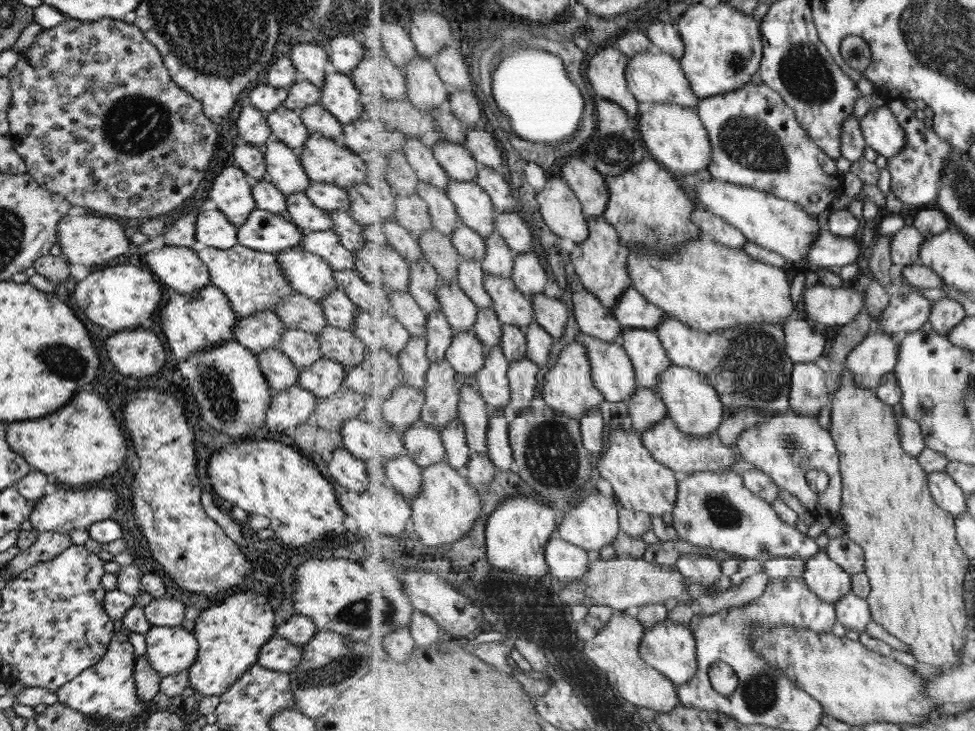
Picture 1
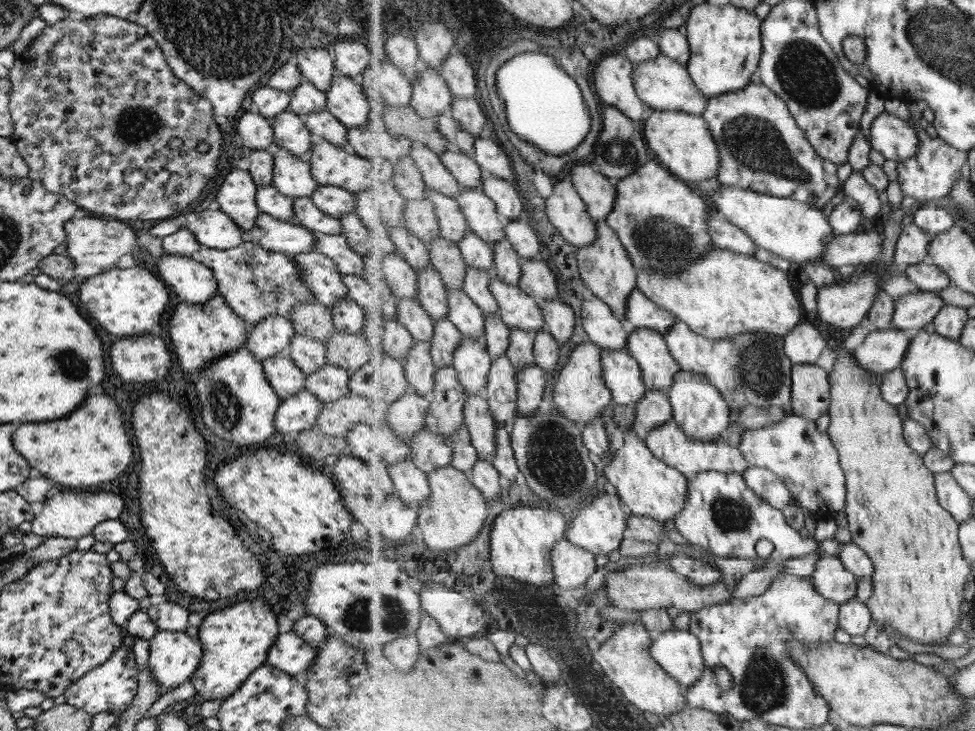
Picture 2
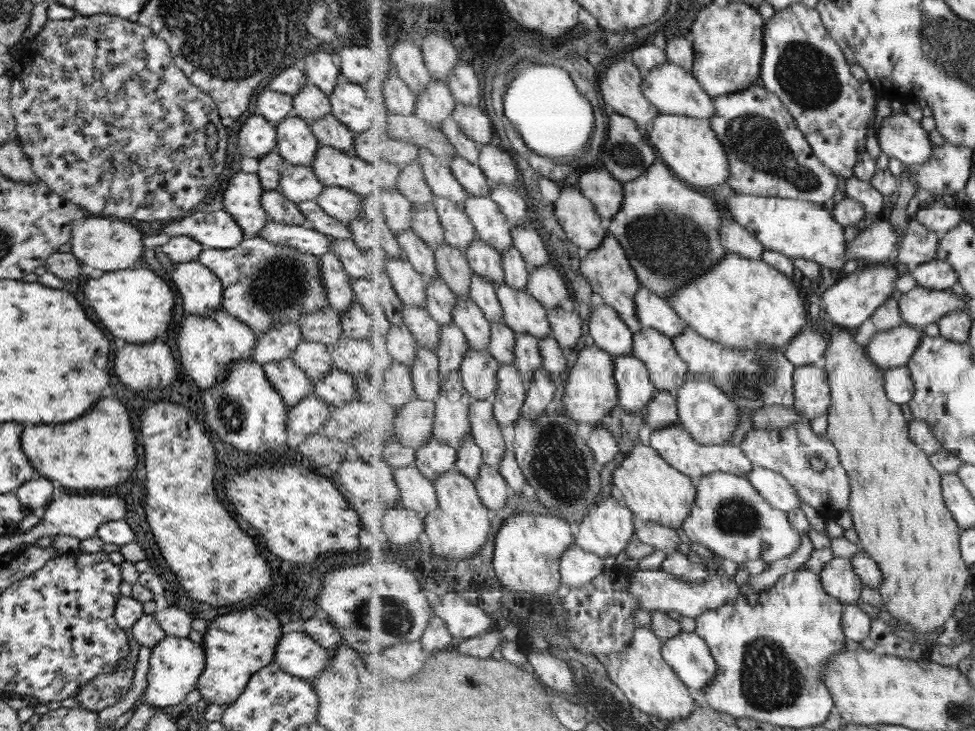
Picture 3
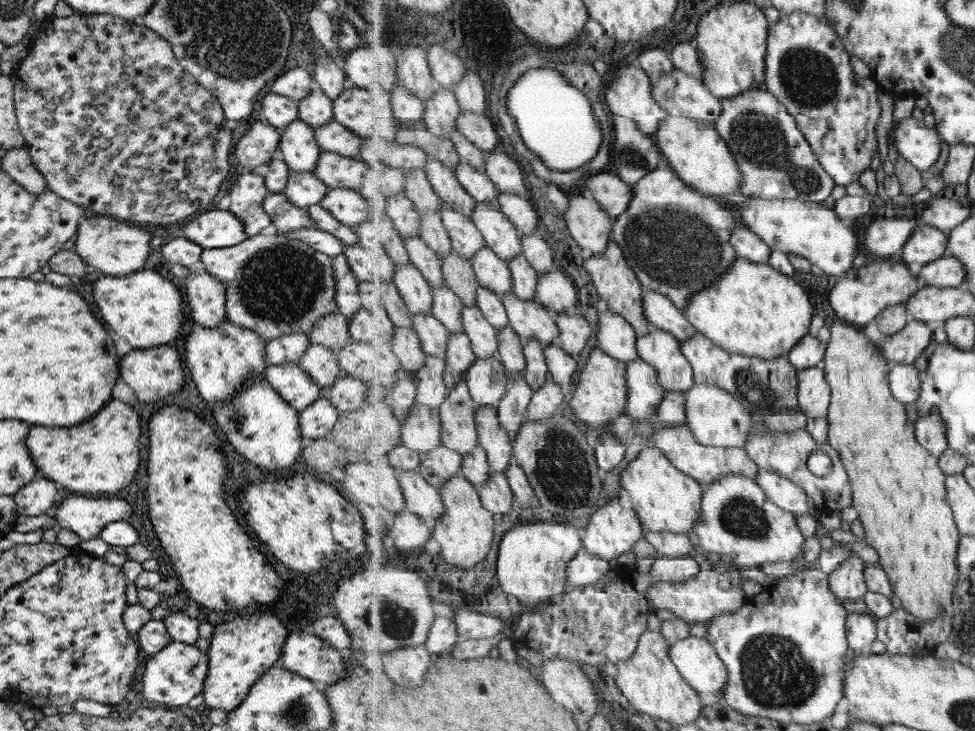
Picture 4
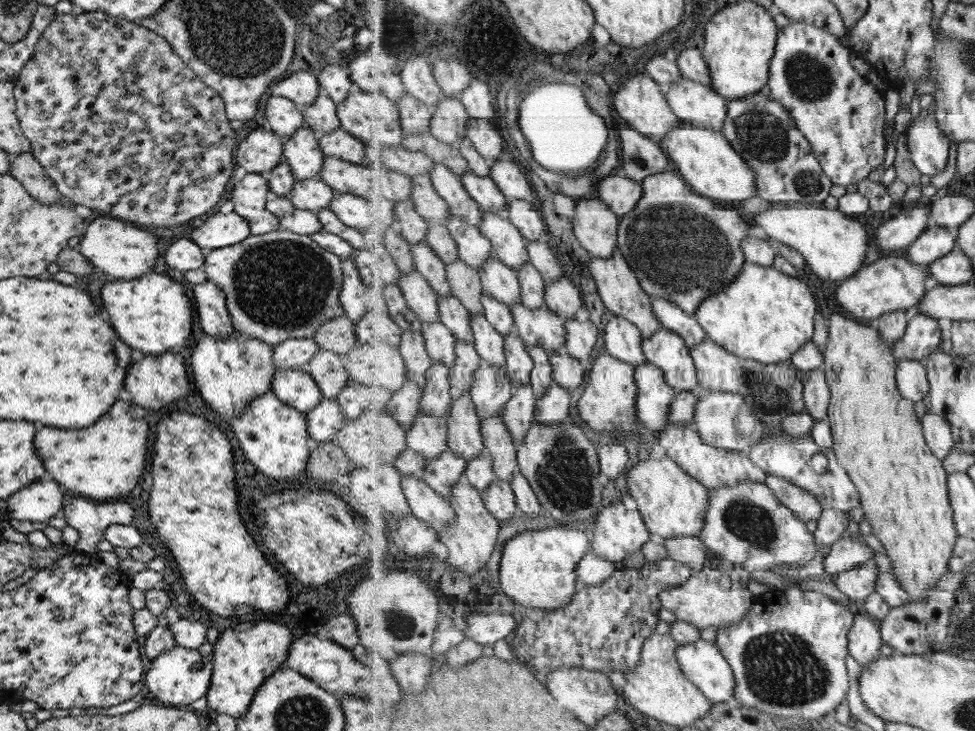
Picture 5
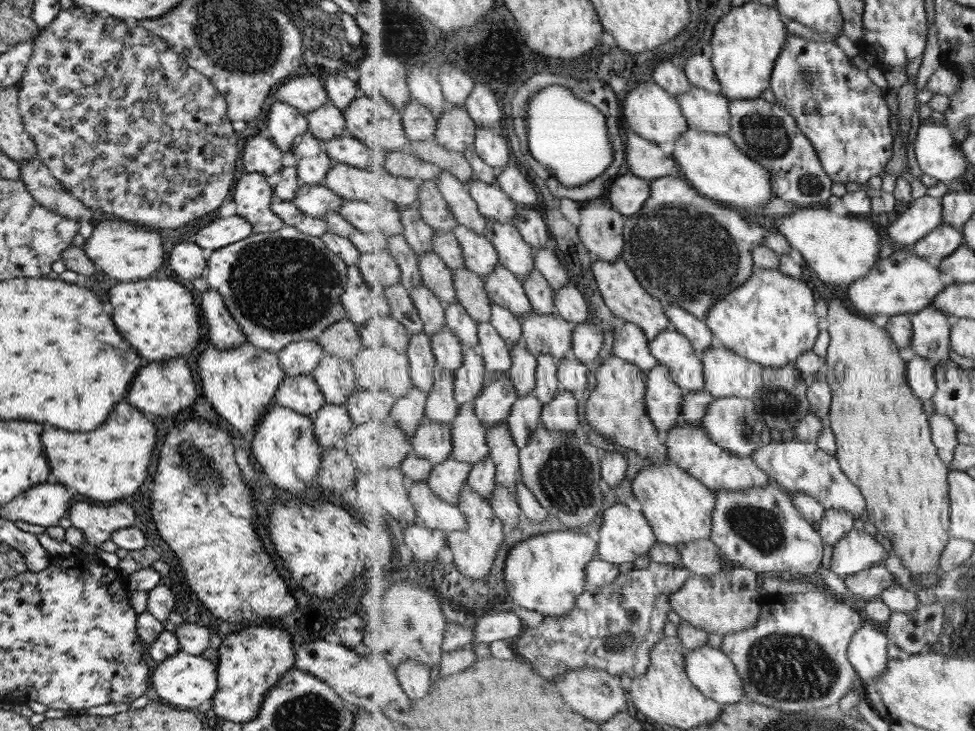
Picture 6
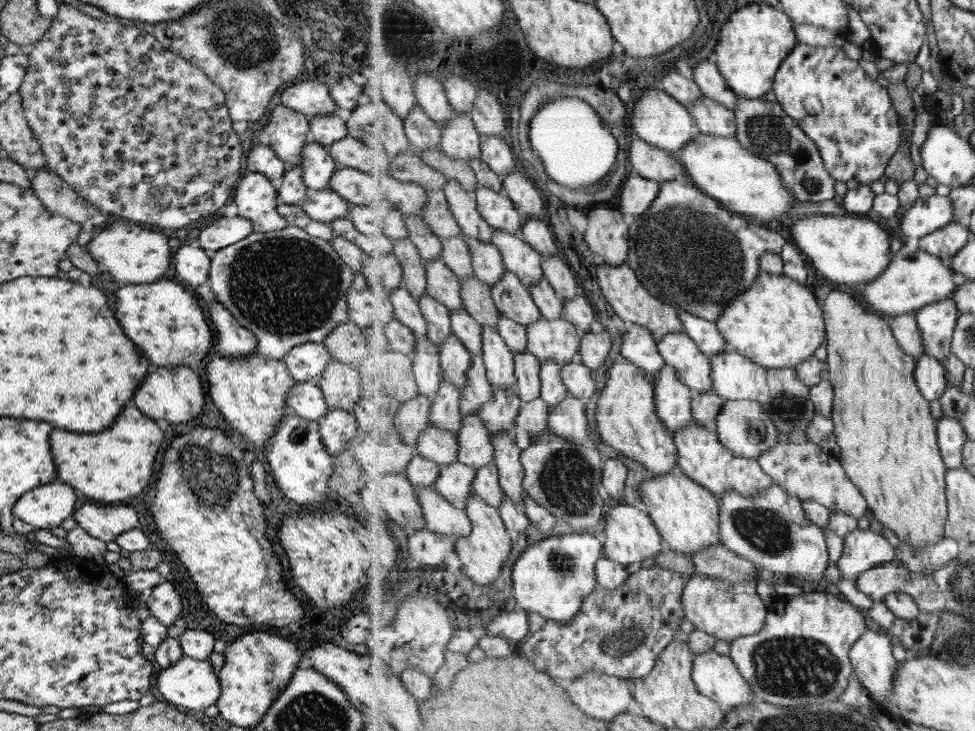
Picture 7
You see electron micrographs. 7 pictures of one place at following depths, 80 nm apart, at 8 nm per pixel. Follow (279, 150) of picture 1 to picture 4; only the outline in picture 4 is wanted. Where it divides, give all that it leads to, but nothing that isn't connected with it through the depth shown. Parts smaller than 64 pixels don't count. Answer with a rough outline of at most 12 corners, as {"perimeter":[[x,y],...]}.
{"perimeter":[[289,172],[282,193],[299,208],[328,188],[312,172]]}

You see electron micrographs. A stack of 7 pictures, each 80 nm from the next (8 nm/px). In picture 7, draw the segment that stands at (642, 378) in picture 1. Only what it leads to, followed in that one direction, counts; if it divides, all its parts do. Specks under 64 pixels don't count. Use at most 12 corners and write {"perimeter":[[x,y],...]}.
{"perimeter":[[685,332],[659,341],[679,380],[697,392],[714,388],[713,359]]}

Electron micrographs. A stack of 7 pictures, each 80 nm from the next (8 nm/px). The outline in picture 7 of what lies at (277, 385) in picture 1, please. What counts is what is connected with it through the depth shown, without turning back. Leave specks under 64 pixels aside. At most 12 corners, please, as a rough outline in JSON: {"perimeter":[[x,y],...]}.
{"perimeter":[[316,381],[294,382],[284,402],[316,423],[328,410]]}

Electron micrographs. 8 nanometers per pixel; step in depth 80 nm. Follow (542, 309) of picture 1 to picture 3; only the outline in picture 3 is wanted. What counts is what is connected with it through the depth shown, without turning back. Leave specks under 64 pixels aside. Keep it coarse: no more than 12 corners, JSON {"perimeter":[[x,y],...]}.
{"perimeter":[[549,310],[553,337],[570,352],[579,345],[583,322],[574,310]]}

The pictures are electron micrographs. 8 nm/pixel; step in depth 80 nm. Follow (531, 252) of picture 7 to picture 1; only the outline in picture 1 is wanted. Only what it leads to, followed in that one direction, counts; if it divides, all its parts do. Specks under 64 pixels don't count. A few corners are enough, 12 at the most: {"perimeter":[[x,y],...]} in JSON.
{"perimeter":[[453,180],[445,191],[463,224],[485,239],[495,205],[479,183]]}

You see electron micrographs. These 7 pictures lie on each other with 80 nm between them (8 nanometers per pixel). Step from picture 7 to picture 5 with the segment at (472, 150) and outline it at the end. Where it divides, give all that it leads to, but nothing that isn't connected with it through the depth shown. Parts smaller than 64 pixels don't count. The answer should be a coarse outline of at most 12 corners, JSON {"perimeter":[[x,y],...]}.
{"perimeter":[[443,96],[430,133],[459,149],[470,119],[463,101]]}

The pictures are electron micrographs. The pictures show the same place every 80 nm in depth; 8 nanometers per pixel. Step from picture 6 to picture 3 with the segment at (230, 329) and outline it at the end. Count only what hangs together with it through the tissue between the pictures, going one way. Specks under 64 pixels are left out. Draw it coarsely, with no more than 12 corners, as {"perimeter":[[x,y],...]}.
{"perimeter":[[197,260],[162,275],[184,314],[207,318],[222,306],[219,280]]}

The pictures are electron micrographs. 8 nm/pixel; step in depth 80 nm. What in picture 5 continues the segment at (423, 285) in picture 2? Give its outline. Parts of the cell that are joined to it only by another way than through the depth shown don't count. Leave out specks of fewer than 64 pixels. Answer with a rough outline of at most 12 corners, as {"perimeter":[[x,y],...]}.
{"perimeter":[[439,297],[441,323],[474,343],[470,311],[459,298]]}

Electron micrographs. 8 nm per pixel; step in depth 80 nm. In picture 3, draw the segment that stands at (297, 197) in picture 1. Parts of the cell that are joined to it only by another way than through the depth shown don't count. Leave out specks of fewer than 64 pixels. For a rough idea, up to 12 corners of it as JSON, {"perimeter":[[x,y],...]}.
{"perimeter":[[314,200],[298,202],[308,227],[331,239],[350,239],[344,223]]}

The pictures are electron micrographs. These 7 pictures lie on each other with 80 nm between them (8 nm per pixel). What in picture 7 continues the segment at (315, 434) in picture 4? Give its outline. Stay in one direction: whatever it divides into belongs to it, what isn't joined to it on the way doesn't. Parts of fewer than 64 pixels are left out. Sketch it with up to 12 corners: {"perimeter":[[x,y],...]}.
{"perimeter":[[329,409],[317,422],[329,456],[349,450],[358,431],[350,411]]}

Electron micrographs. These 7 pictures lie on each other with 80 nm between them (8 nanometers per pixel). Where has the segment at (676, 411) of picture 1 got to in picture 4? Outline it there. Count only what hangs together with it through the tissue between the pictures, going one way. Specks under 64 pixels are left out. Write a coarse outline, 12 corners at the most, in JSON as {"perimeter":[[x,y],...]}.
{"perimeter":[[723,387],[685,393],[686,424],[705,446],[744,448],[753,418]]}

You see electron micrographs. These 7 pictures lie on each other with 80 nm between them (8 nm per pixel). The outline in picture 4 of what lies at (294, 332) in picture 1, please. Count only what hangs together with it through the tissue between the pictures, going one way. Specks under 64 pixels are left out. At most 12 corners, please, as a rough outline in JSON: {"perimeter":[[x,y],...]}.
{"perimeter":[[309,343],[297,365],[321,389],[343,376],[335,352]]}

